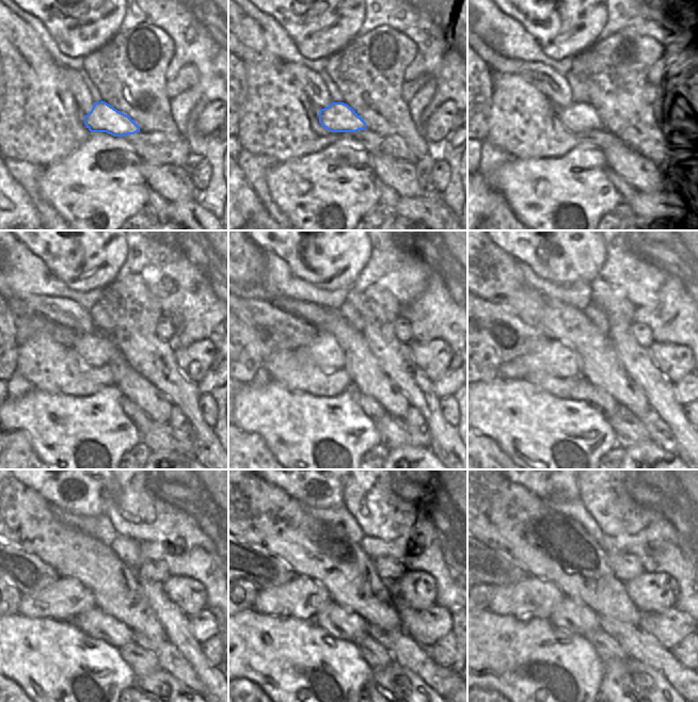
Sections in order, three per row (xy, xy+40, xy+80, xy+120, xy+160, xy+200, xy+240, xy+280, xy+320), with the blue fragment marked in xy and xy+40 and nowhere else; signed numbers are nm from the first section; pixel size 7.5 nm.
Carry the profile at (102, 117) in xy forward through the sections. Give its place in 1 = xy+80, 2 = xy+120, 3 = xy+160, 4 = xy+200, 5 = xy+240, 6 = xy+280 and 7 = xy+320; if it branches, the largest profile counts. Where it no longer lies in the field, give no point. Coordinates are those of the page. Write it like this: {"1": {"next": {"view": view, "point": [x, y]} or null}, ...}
{"1": {"next": {"view": "xy+80", "point": [577, 116]}}, "2": {"next": {"view": "xy+120", "point": [97, 350]}}, "3": {"next": {"view": "xy+160", "point": [326, 352]}}, "4": {"next": {"view": "xy+200", "point": [555, 359]}}, "5": {"next": {"view": "xy+240", "point": [67, 597]}}, "6": {"next": {"view": "xy+280", "point": [302, 597]}}, "7": {"next": {"view": "xy+320", "point": [532, 597]}}}

